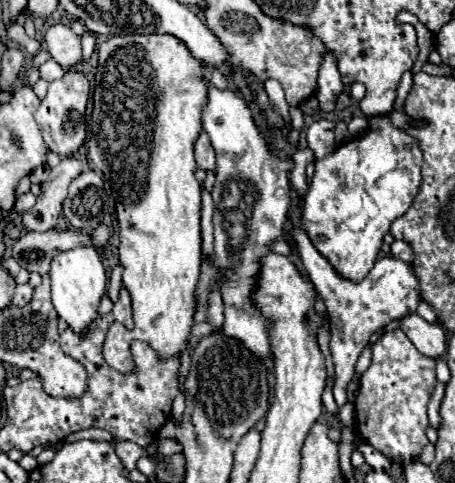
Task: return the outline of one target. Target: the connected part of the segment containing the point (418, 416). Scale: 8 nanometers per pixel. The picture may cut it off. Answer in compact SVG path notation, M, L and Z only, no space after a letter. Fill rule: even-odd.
M402 329L384 333L378 339L378 343L372 347L370 367L360 377L360 389L358 389L358 395L356 395L356 401L354 401L356 431L372 447L376 447L380 453L384 453L392 461L398 461L398 463L404 465L404 463L410 463L412 459L418 459L420 451L428 445L428 437L426 437L428 415L426 415L426 409L428 409L428 401L430 401L434 387L436 387L436 361L424 357L412 345L412 341L406 337L406 333Z

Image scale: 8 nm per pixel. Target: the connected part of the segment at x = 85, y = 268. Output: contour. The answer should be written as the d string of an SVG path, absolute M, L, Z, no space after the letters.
M76 247L70 251L62 251L50 269L52 277L52 305L58 311L60 319L64 319L72 331L78 335L86 335L92 321L98 317L98 305L102 295L106 293L106 271L100 255L92 247Z

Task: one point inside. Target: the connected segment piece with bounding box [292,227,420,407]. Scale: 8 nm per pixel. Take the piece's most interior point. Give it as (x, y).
(390, 291)

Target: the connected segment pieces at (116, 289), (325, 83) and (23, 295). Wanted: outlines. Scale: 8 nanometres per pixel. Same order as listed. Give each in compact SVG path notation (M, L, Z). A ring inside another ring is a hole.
M116 265L112 269L112 275L110 275L110 283L108 283L108 297L116 303L118 301L118 293L120 293L120 287L122 287L122 267Z
M328 51L324 55L324 61L320 65L320 77L318 77L318 93L316 99L320 101L320 109L324 113L330 113L336 105L338 95L342 93L344 83L340 79L340 71L338 71L338 61L334 57L332 51Z
M28 283L26 285L16 285L16 291L14 291L10 307L24 307L24 305L28 305L30 299L32 299L32 293L34 293L34 289Z

